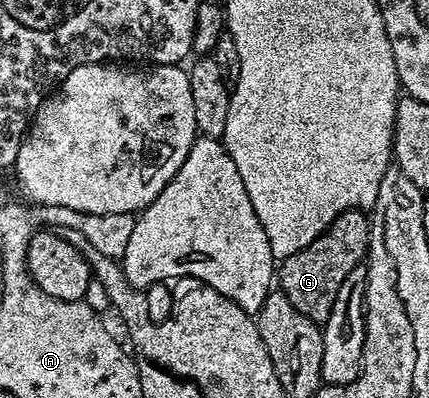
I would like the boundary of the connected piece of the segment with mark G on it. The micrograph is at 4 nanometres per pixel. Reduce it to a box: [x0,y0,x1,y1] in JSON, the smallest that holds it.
[277,210,369,326]

